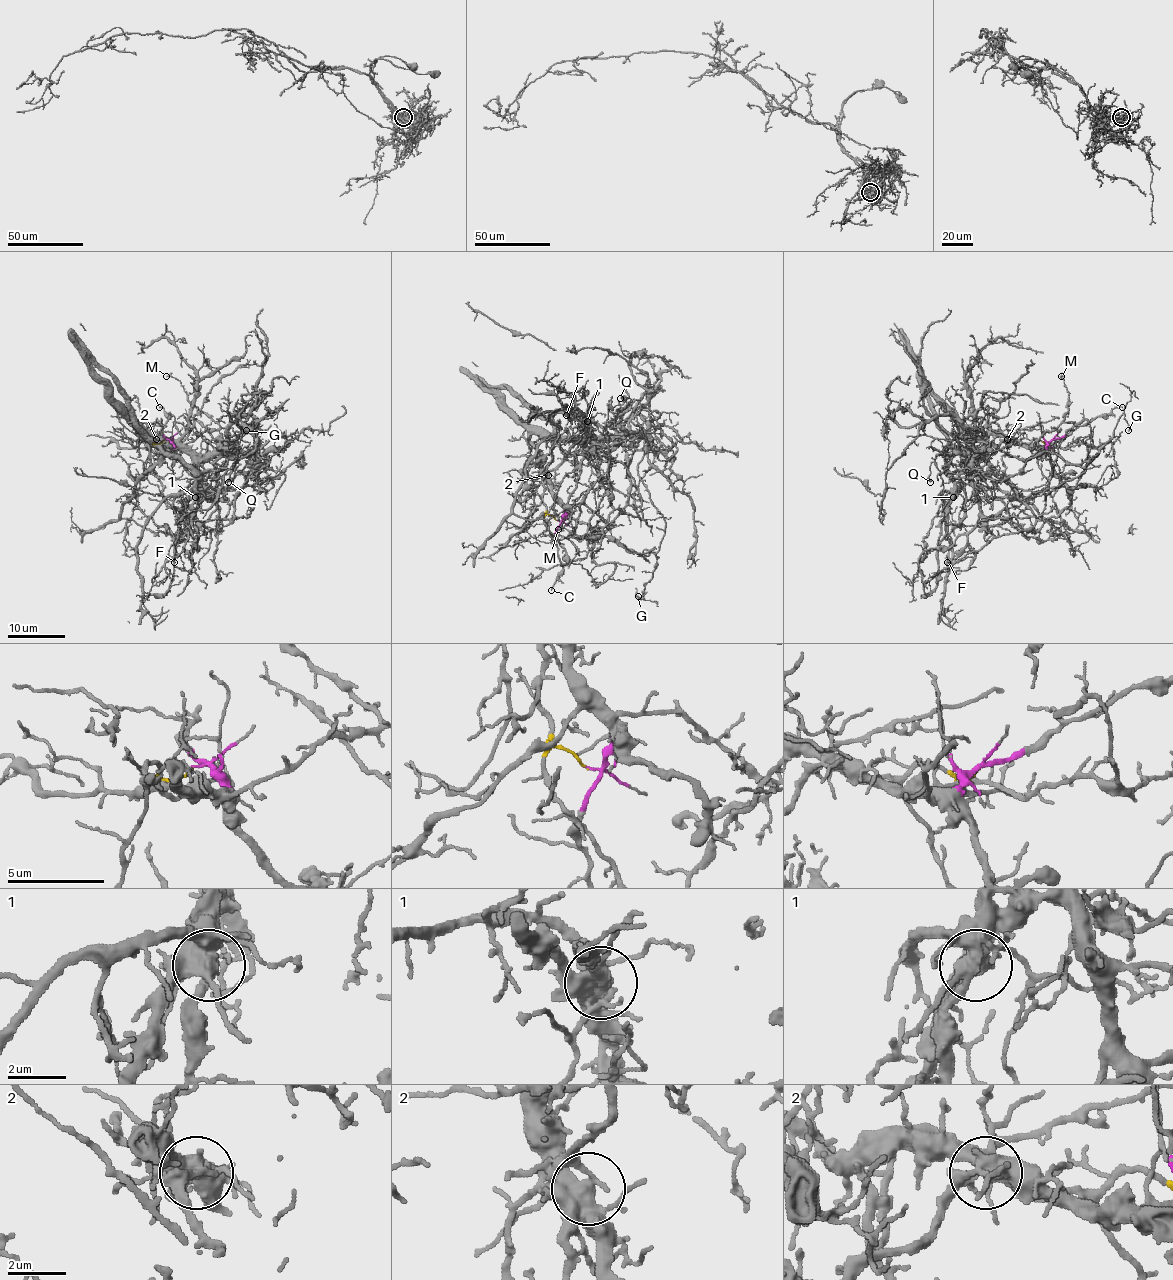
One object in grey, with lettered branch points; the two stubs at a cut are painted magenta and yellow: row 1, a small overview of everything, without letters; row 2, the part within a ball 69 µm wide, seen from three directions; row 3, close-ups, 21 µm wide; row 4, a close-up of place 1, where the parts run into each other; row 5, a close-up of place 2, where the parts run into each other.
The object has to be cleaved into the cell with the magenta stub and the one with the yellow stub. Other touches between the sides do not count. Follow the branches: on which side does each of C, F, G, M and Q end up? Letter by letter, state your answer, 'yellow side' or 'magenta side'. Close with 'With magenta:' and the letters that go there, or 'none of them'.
C: magenta side
F: yellow side
G: yellow side
M: magenta side
Q: magenta side
With magenta: C, M, Q

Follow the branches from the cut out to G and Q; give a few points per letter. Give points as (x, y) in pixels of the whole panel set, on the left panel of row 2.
G: (165, 439), (149, 441), (160, 463), (160, 448), (198, 471), (251, 471), (267, 491), (253, 415), (245, 431)
Q: (165, 439), (173, 447), (139, 431), (199, 454), (231, 448), (238, 455), (228, 481)

